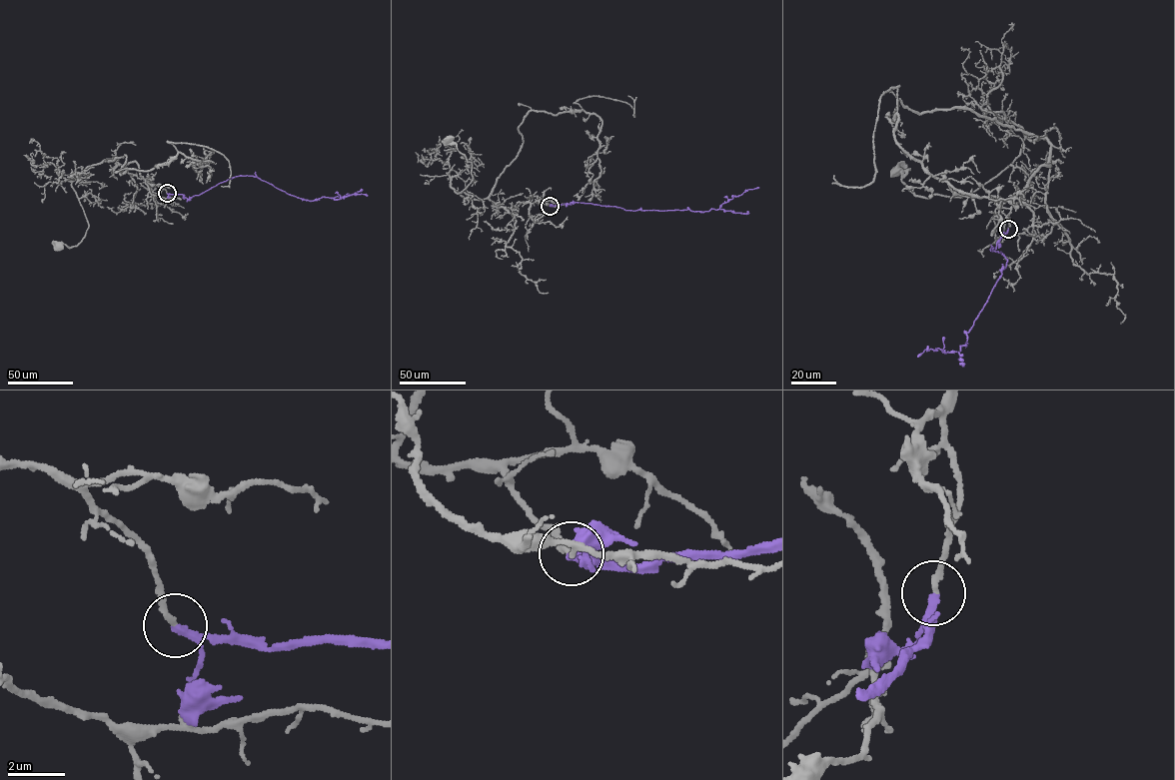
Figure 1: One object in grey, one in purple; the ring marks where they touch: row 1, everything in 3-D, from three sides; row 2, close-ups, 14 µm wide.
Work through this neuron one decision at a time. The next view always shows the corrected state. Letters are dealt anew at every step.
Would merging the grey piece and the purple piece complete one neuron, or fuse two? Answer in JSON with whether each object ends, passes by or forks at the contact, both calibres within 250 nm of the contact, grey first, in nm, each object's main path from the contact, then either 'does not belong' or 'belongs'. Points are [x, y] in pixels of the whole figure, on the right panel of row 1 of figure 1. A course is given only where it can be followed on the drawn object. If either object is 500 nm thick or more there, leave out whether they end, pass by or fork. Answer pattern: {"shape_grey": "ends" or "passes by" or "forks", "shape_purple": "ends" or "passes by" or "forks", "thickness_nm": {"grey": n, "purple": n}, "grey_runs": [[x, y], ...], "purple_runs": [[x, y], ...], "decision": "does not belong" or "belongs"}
{"shape_grey": "ends", "shape_purple": "passes by", "thickness_nm": {"grey": 200, "purple": 200}, "grey_runs": [[1007, 229], [1029, 179], [1050, 164], [1047, 135], [1025, 139], [1010, 164], [961, 197], [918, 196], [895, 171]], "purple_runs": [[1007, 229], [991, 249], [1001, 252], [1005, 269], [967, 334], [966, 346], [959, 352], [924, 350], [917, 357]], "decision": "does not belong"}

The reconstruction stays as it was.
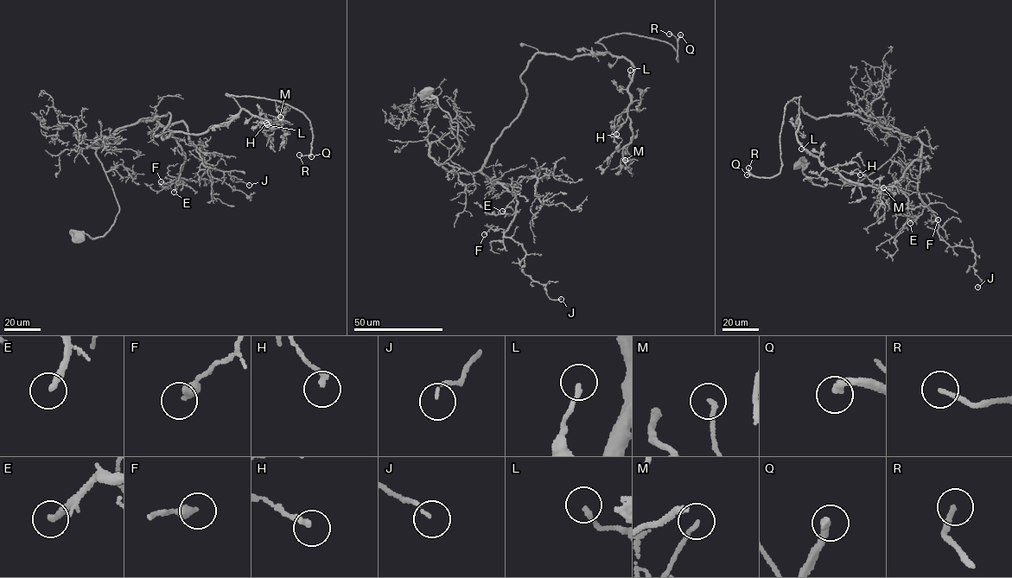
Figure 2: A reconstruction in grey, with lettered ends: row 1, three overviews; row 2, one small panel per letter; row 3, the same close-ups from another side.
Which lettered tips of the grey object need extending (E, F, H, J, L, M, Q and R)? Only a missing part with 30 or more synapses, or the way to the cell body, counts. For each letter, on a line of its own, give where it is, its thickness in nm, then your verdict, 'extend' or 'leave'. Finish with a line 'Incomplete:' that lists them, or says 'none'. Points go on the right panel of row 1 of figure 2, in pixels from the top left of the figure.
E: place (910, 223); calibre 260 nm; extend
F: place (938, 219); calibre 400 nm; leave
H: place (860, 174); calibre 220 nm; leave
J: place (977, 287); calibre 110 nm; leave
L: place (801, 149); calibre 180 nm; leave
M: place (883, 187); calibre 180 nm; leave
Q: place (747, 174); calibre 300 nm; extend
R: place (748, 168); calibre 170 nm; extend
Incomplete: E, Q, R

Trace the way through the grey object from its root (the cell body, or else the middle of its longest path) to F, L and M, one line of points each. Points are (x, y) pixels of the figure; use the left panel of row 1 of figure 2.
F: (76, 238), (114, 223), (119, 207), (96, 151), (118, 130), (155, 119), (175, 139), (186, 161), (161, 181)
L: (76, 238), (114, 223), (96, 151), (118, 130), (170, 113), (162, 139), (202, 134), (242, 109), (267, 124)
M: (76, 238), (114, 223), (96, 151), (118, 130), (170, 113), (162, 139), (242, 109), (273, 129), (280, 117)

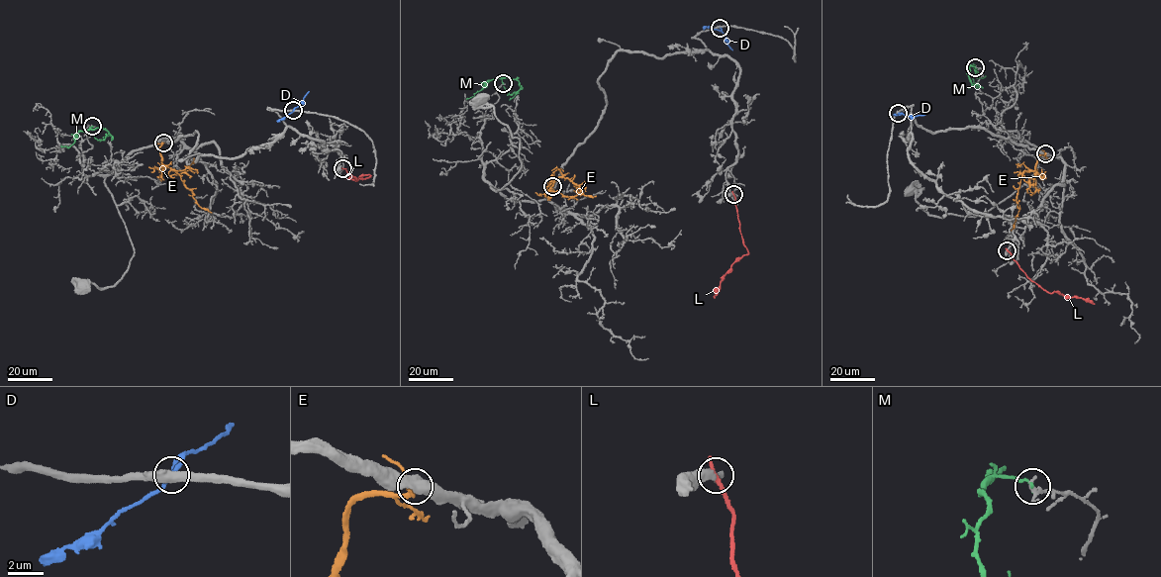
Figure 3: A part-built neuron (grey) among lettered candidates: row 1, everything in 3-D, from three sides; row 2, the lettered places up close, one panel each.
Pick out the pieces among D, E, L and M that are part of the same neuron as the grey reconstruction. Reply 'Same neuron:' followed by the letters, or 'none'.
Same neuron: E

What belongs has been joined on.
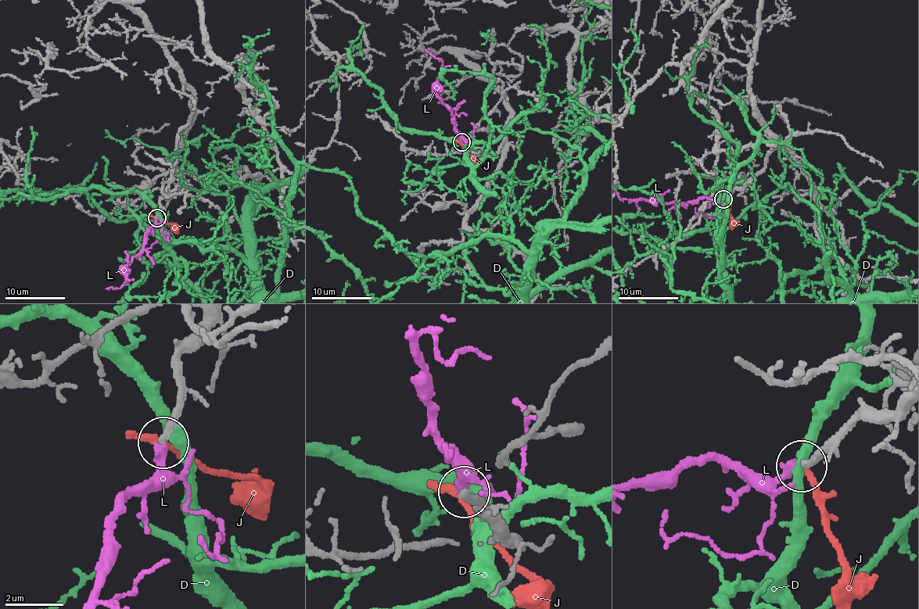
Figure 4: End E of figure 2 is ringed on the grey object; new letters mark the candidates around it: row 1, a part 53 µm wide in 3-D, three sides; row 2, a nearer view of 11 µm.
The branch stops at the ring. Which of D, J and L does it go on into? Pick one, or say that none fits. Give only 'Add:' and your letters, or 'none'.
Add: L

